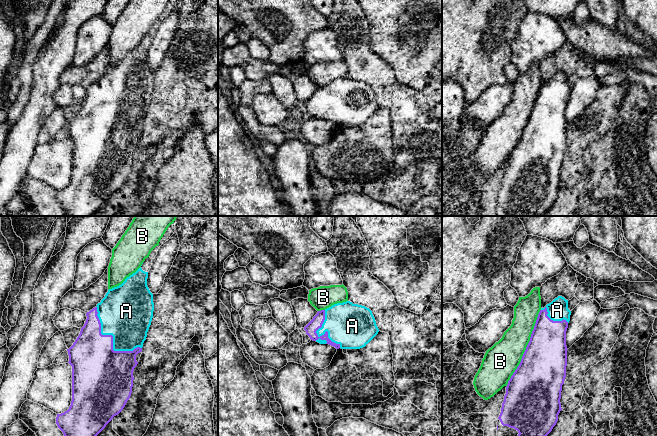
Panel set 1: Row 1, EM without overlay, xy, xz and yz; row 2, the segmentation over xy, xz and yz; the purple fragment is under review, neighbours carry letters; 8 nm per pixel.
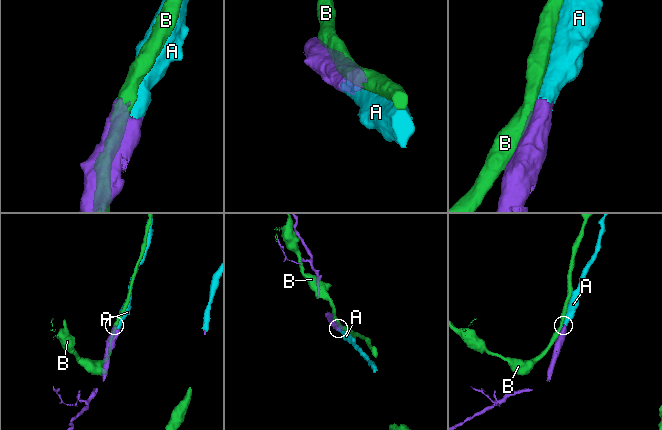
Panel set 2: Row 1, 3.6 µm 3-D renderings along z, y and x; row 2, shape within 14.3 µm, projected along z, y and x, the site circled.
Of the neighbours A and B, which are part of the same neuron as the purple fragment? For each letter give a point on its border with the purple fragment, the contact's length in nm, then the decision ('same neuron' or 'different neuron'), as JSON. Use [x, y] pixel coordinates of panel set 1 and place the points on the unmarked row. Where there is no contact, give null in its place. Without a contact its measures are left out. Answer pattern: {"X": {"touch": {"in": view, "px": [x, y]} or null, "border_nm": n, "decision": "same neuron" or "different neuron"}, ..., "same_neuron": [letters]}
{"A": {"touch": {"in": "xy", "px": [112, 114]}, "border_nm": 500, "decision": "same neuron"}, "B": {"touch": {"in": "yz", "px": [526, 123]}, "border_nm": 650, "decision": "different neuron"}, "same_neuron": ["A"]}

